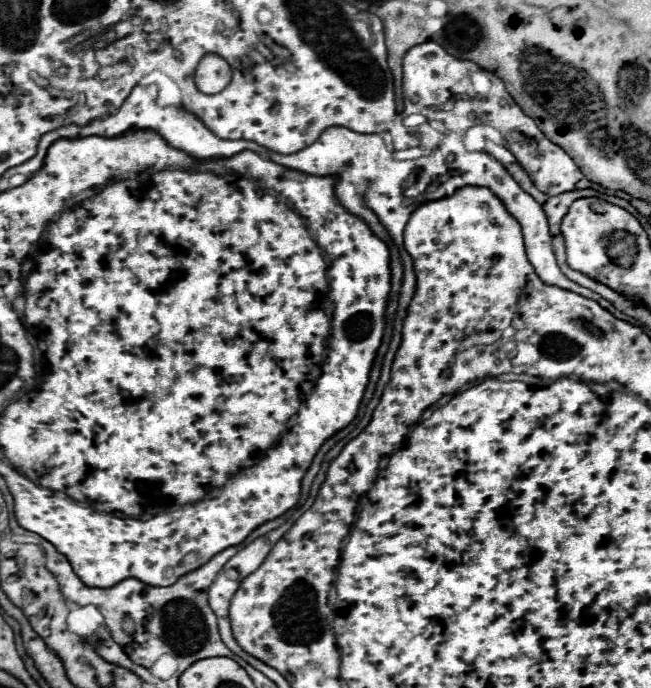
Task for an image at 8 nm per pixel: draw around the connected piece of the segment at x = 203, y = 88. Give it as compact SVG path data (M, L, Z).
M205 55L195 71L195 83L201 93L219 93L231 81L231 67L219 55Z

